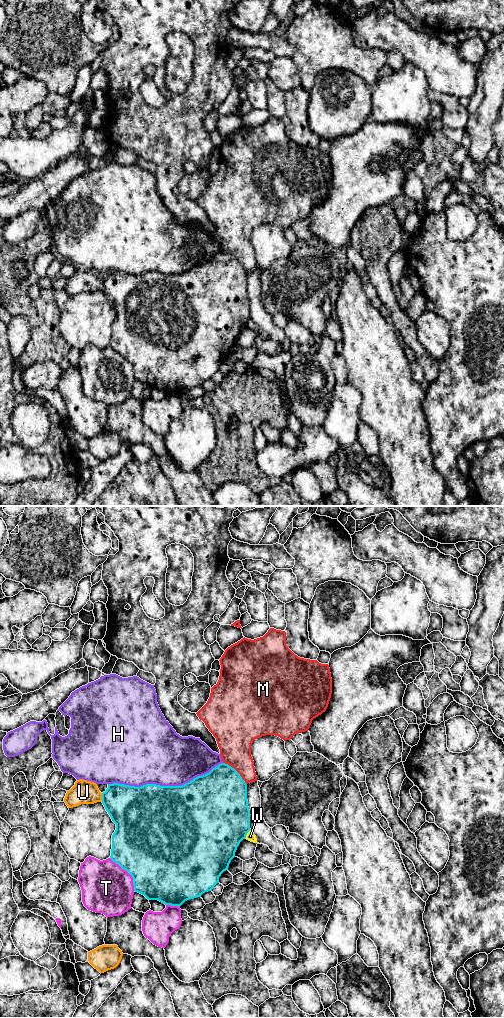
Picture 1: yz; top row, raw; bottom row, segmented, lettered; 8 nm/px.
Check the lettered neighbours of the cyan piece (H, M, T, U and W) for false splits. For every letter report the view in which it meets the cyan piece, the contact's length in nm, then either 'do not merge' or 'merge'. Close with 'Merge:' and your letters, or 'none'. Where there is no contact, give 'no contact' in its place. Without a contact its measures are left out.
H: meets cyan in yz; contact 950 nm long; do not merge
M: meets cyan in yz; contact 260 nm long; do not merge
T: meets cyan in yz; contact 340 nm long; do not merge
U: meets cyan in yz; contact 60 nm long; do not merge
W: meets cyan in yz; contact 80 nm long; do not merge
Merge: none

